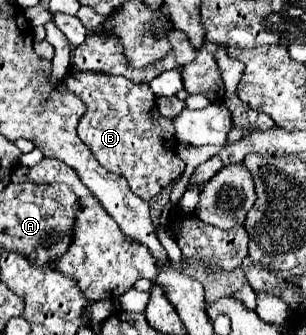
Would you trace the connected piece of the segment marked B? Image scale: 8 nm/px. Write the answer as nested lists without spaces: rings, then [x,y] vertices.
[[[85,71],[69,73],[63,85],[87,105],[77,127],[81,141],[107,171],[123,175],[135,195],[149,201],[161,189],[179,179],[185,163],[175,153],[177,143],[173,123],[157,111],[155,95],[147,83],[133,83],[127,81],[127,77]]]

